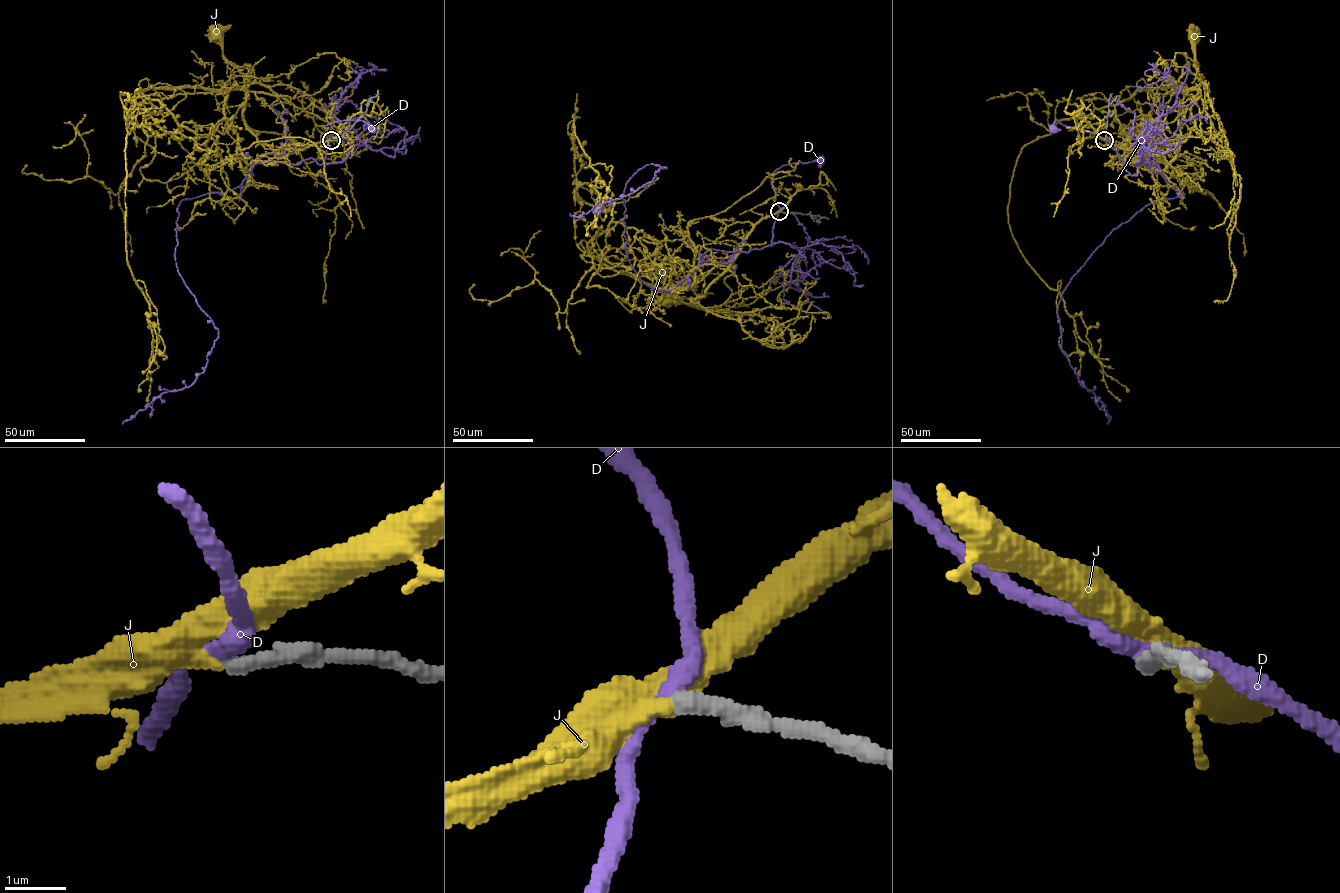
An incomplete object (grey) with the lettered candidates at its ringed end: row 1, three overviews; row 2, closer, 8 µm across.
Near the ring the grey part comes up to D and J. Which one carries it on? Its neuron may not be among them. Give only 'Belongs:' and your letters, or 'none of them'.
Belongs: J

